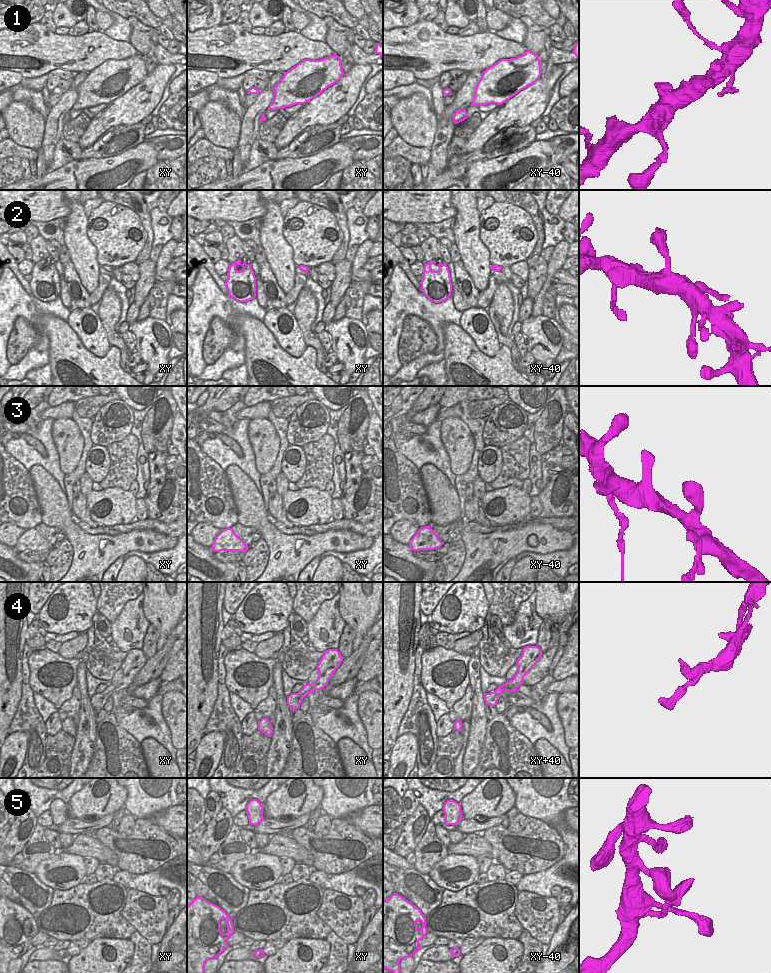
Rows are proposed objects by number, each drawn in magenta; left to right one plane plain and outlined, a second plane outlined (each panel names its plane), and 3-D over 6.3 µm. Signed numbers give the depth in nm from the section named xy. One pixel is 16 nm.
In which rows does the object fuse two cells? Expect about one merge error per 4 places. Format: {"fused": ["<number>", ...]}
{"fused": ["2"]}

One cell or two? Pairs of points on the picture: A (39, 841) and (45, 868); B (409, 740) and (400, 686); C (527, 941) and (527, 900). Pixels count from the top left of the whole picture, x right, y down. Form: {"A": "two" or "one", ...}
{"A": "two", "B": "two", "C": "two"}

